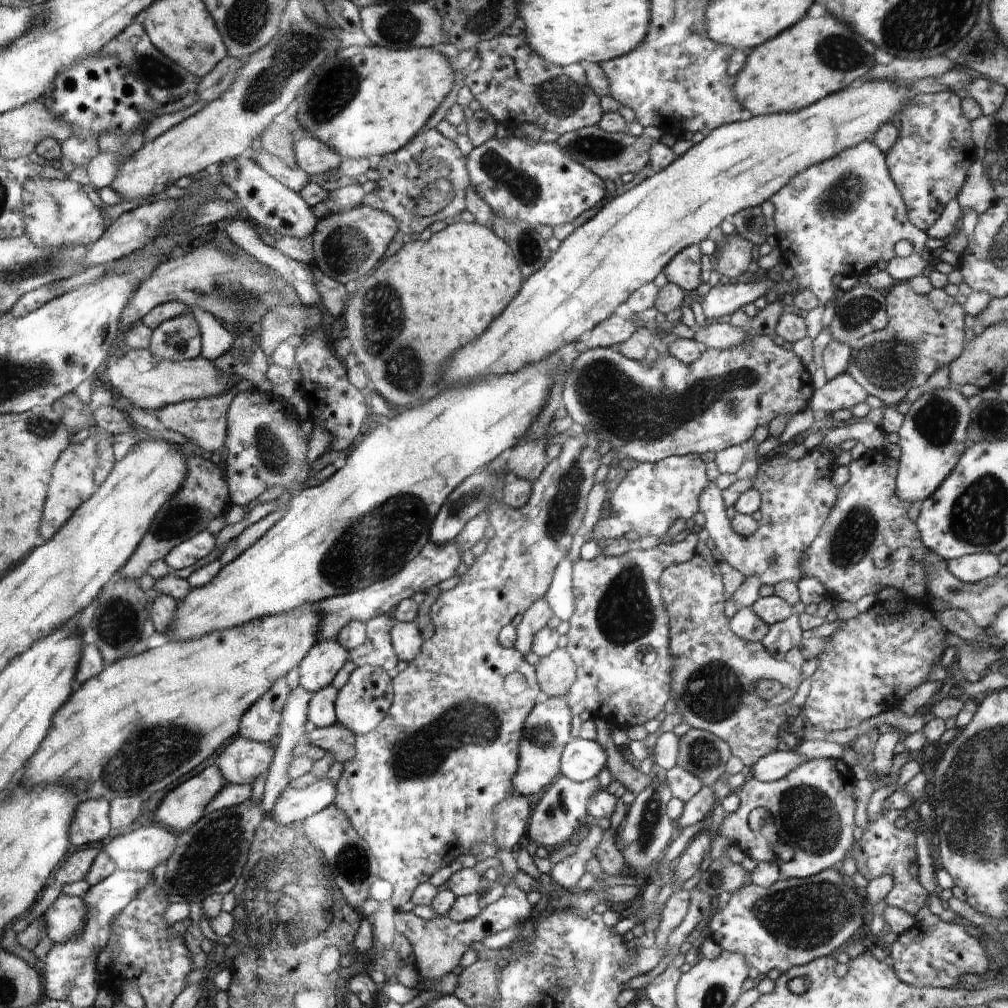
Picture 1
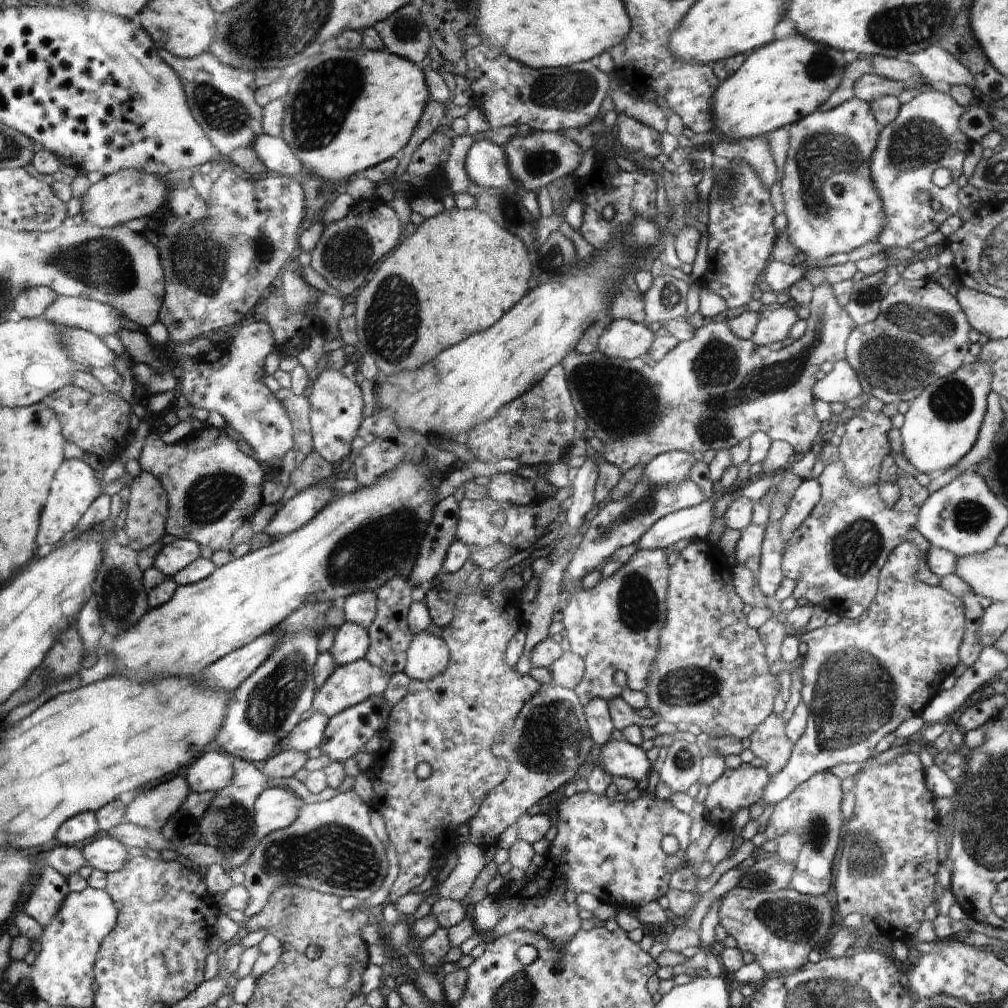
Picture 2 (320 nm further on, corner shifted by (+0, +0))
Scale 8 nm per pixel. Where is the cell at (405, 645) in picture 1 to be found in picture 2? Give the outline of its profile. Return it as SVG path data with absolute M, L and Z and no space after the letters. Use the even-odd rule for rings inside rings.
M428 631L414 633L406 650L404 673L410 679L432 680L448 666L450 654L446 642Z

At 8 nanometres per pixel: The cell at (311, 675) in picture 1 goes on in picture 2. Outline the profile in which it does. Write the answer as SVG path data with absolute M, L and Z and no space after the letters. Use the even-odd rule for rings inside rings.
M346 621L337 628L332 648L328 652L332 654L332 660L336 666L346 666L363 659L368 646L367 630L358 624Z

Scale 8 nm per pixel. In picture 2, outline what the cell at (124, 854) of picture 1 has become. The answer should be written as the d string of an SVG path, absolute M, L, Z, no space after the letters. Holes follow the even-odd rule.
M106 836L86 844L82 848L82 853L92 869L106 874L121 870L131 858L126 844Z

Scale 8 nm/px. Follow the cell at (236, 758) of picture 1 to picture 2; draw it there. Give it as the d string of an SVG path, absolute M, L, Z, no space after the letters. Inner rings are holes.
M214 747L202 754L185 776L193 792L218 792L230 784L234 776L232 756L214 752Z

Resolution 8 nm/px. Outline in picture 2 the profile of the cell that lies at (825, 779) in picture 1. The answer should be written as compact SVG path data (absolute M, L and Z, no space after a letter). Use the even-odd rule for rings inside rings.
M832 771L812 774L801 786L774 806L770 818L762 832L766 840L774 841L790 834L792 830L802 836L802 850L795 861L796 869L790 878L790 888L800 894L824 896L832 891L832 864L838 844L843 839L846 820L841 810L844 793L841 790L841 778Z

